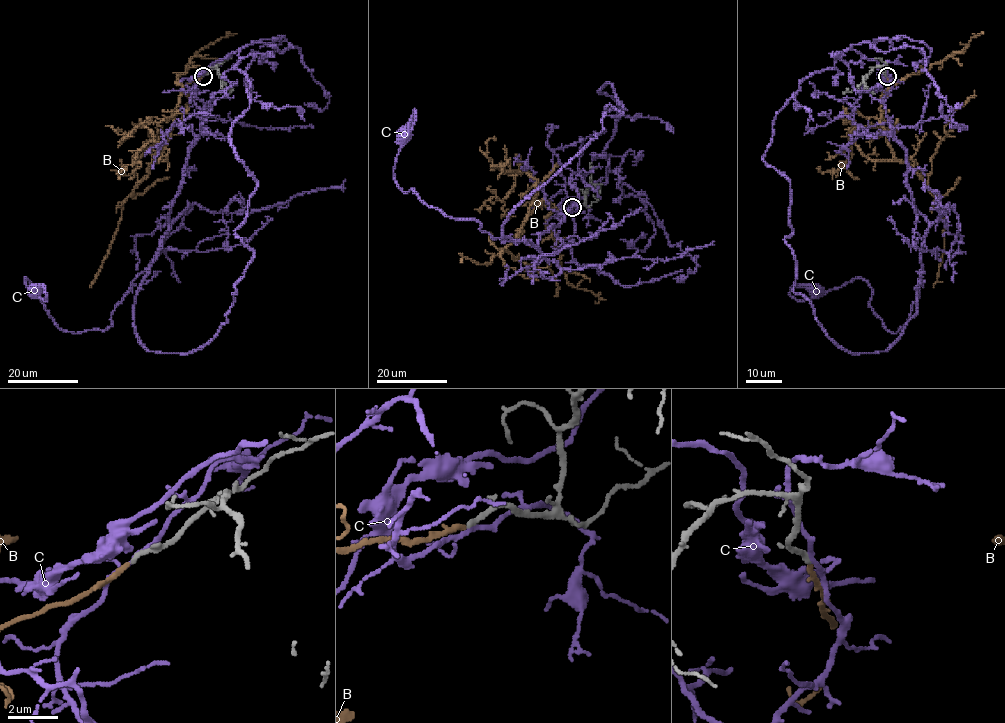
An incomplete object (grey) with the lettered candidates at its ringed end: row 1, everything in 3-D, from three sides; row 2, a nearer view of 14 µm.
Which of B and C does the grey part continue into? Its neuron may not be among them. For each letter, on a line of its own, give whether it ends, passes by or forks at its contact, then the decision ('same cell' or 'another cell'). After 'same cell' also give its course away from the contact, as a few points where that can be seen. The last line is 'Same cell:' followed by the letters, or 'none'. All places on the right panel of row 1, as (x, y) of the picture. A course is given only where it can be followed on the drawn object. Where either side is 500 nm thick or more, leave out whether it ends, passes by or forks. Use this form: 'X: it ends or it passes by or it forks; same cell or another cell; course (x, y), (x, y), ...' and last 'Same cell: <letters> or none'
B: it ends; same cell; course (887, 75), (880, 125), (888, 145), (926, 181), (948, 120), (974, 90)
C: it forks; another cell
Same cell: B

